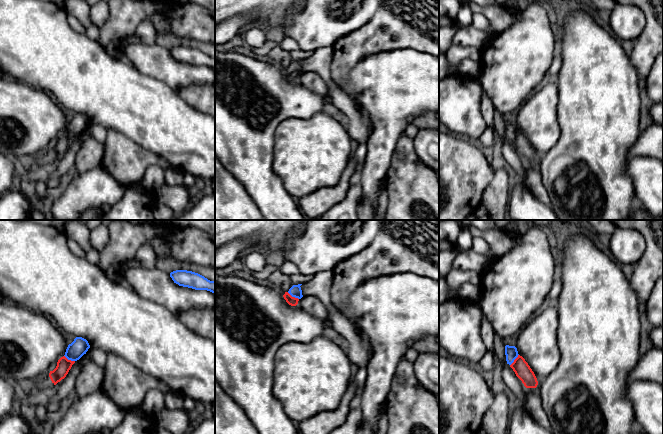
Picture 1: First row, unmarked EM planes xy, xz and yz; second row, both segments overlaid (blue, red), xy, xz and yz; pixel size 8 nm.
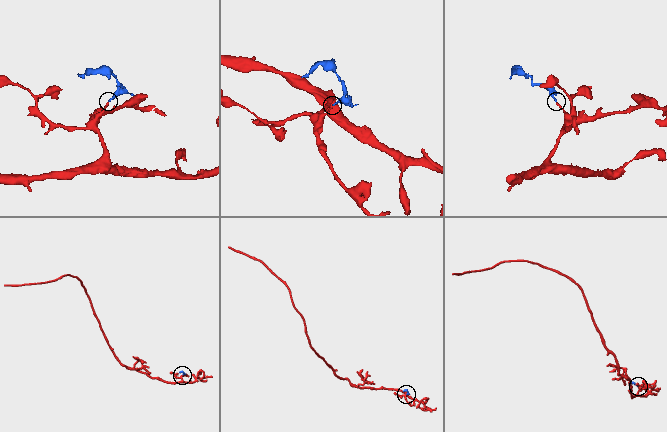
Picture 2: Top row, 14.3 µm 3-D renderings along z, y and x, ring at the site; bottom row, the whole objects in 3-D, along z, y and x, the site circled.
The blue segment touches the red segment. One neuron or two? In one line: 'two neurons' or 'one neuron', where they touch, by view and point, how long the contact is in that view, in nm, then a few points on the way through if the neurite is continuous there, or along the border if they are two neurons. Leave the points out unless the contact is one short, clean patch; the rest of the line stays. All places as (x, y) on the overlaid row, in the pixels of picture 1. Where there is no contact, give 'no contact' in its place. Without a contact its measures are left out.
one neuron | xz (293, 296) | 110 nm | across xz (295, 291), (293, 296), (292, 301)

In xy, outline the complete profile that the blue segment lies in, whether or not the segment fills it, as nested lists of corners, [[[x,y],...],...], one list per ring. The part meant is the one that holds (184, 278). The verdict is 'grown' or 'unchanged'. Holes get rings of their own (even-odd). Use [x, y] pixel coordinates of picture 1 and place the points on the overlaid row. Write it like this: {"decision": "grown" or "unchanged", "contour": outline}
{"decision": "unchanged", "contour": [[[176,270],[170,273],[170,277],[179,286],[195,290],[207,290],[215,294],[215,281],[210,281],[198,273],[187,270]]]}

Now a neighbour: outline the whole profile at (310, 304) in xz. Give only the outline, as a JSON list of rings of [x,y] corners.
[[[307,295],[299,299],[297,306],[320,321],[327,321],[328,310],[316,296]]]

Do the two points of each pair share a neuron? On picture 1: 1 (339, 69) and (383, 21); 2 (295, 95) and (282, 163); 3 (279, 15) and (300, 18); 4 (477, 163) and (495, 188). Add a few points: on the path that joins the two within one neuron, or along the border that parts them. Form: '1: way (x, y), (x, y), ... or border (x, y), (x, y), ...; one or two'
1: way (348, 57), (372, 33); one
2: border (314, 114), (307, 118), (285, 118), (274, 133); two
3: border (294, 10), (279, 34); two
4: border (494, 171), (491, 181), (482, 195), (481, 202); two

